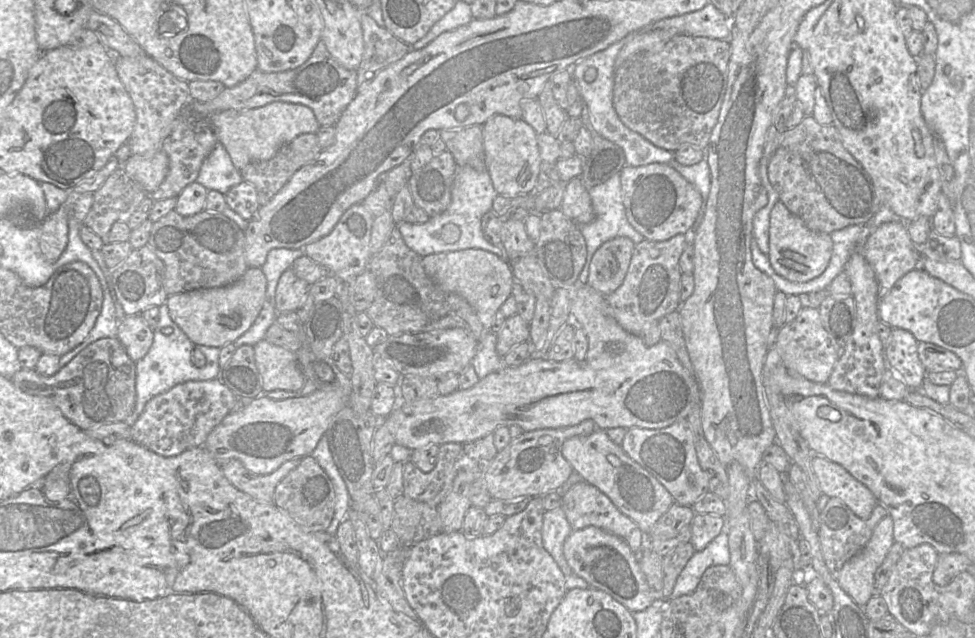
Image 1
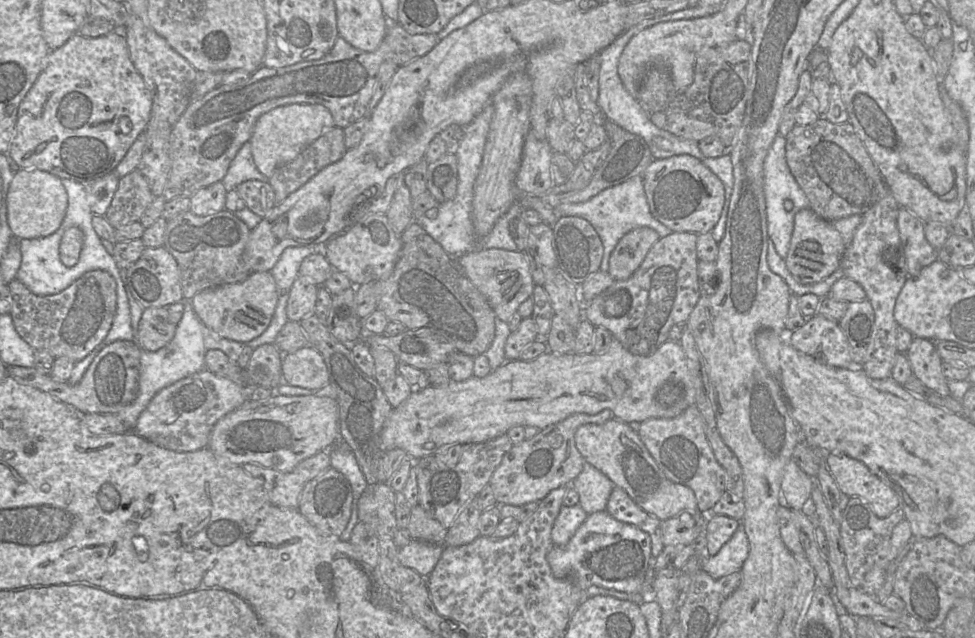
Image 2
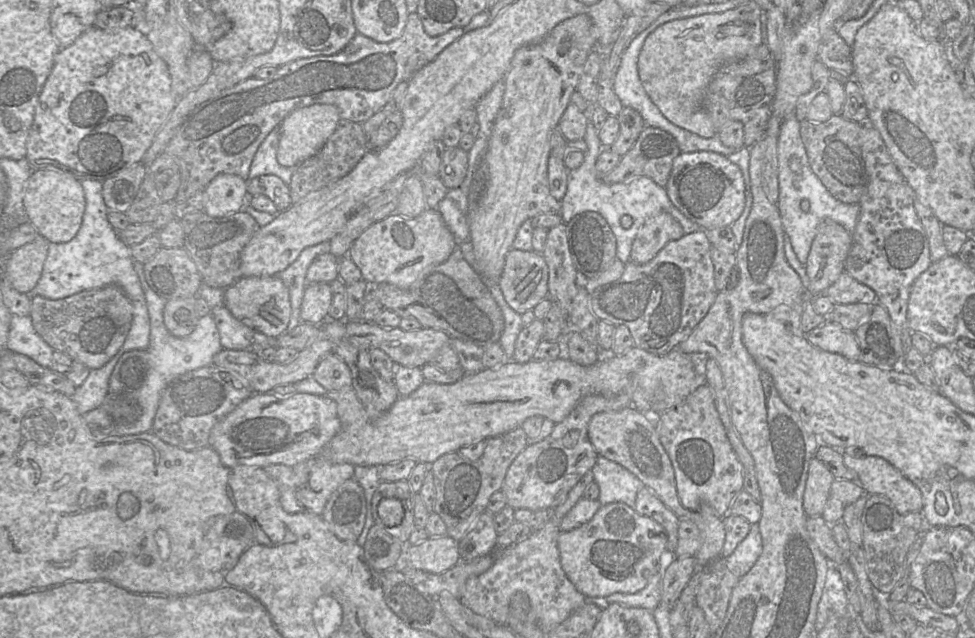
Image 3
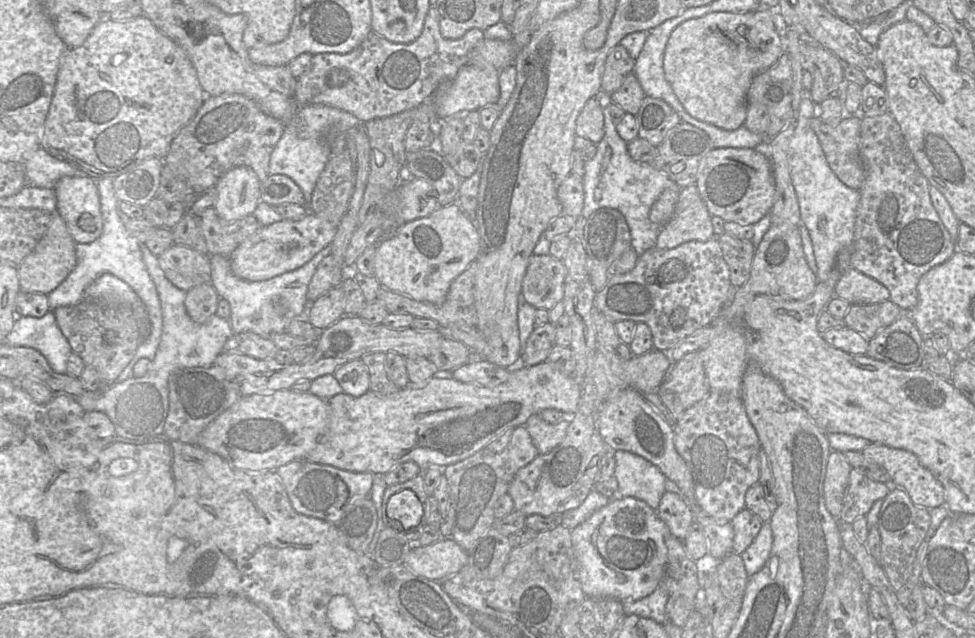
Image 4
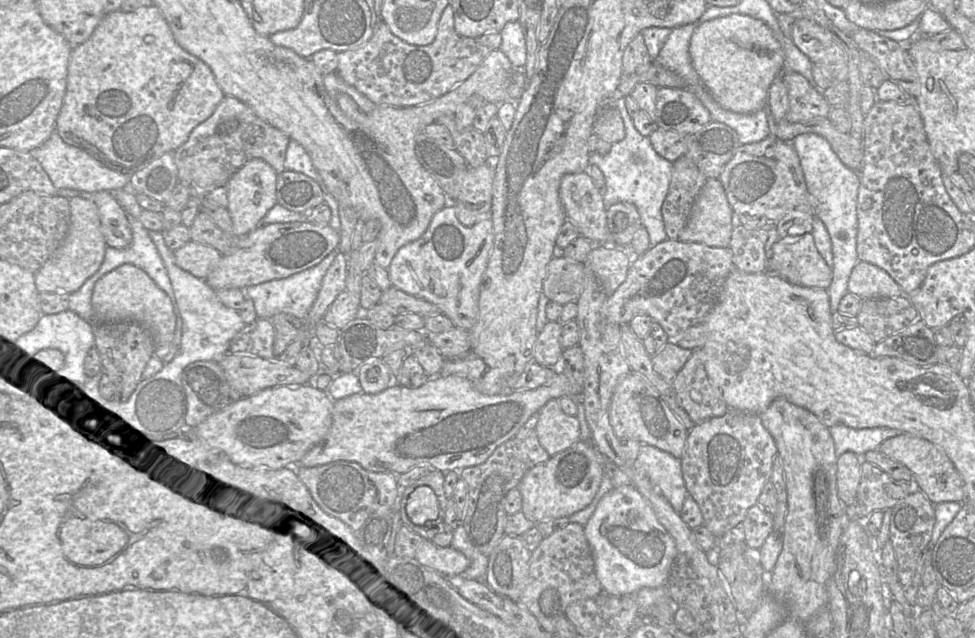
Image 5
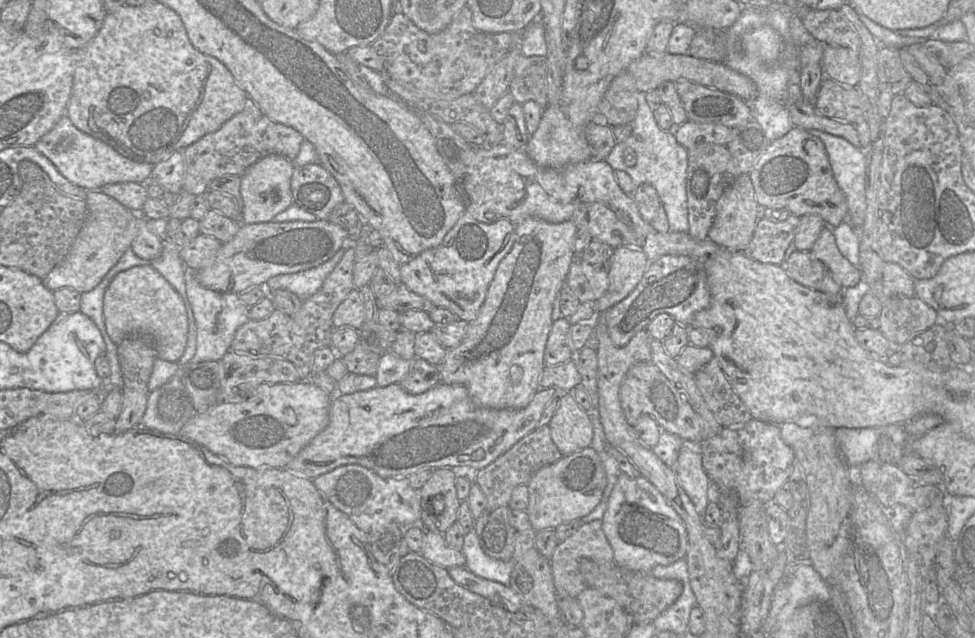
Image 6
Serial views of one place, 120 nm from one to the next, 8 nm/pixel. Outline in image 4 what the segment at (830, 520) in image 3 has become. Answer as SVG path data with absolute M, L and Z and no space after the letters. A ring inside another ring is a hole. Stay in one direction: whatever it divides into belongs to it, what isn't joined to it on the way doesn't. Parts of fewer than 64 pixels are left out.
M853 468L850 472L843 508L837 517L841 523L851 524L864 517L878 500L883 500L892 490L891 483L883 483L869 479L866 474Z

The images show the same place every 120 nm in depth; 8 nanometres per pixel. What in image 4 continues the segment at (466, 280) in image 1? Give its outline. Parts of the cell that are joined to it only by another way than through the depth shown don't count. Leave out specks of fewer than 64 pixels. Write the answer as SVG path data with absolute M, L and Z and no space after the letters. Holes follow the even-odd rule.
M533 254L522 281L521 299L536 309L550 310L562 302L566 267L549 254Z

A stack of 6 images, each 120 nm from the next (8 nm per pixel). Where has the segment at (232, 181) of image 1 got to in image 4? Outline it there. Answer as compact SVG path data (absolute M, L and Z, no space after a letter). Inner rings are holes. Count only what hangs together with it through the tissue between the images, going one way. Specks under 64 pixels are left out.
M324 104L300 107L289 121L284 122L284 132L270 156L269 174L283 174L290 177L309 199L330 157L329 142L323 142L320 133L328 127L334 128L336 132L346 133L360 122L362 121L351 113L336 107Z

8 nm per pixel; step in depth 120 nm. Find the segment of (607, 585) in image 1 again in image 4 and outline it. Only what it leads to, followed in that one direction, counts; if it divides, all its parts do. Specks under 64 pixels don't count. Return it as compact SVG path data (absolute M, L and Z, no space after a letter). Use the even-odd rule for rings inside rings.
M634 497L611 499L589 518L571 529L571 541L577 564L577 578L587 597L637 600L660 586L668 560L669 529L655 509Z

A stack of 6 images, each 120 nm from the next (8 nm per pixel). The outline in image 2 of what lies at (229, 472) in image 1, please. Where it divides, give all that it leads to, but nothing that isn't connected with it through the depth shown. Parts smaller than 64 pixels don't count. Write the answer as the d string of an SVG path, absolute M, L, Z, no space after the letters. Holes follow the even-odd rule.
M329 450L317 453L288 472L279 472L263 466L246 463L243 469L251 476L262 479L269 500L276 506L296 509L307 482L331 467Z

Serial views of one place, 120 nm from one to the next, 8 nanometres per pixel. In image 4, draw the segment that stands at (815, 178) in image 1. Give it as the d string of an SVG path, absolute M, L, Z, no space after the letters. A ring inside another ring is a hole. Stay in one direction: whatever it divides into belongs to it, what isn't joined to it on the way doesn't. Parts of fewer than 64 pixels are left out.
M846 115L837 125L830 125L819 117L812 117L809 126L817 135L835 175L849 188L860 190L866 177L860 149L861 120Z

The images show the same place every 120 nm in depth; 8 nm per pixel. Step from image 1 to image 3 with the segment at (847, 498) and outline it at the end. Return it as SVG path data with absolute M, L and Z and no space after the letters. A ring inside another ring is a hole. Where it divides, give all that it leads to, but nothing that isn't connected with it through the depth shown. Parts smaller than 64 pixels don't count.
M843 456L845 466L857 473L857 483L867 494L886 496L900 514L921 511L921 491L888 461L877 456Z

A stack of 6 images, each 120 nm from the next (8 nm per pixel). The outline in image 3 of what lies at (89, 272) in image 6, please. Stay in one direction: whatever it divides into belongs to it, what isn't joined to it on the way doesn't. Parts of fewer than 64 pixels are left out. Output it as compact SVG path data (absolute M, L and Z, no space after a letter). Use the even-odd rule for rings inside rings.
M38 236L11 252L2 264L4 280L17 291L32 294L41 277L49 244L45 238Z

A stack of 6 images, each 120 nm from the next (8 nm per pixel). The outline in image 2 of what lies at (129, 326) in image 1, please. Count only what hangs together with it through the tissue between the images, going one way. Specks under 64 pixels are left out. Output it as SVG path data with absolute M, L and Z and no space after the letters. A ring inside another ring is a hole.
M167 306L144 309L135 342L142 350L156 351L174 337L177 324L170 321Z

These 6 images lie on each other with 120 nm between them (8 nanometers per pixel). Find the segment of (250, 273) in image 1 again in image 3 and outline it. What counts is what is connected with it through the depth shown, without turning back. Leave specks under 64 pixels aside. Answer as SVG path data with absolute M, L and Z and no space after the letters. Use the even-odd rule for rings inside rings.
M278 276L242 277L225 288L224 304L231 314L245 325L278 338L288 331L291 303L288 288Z

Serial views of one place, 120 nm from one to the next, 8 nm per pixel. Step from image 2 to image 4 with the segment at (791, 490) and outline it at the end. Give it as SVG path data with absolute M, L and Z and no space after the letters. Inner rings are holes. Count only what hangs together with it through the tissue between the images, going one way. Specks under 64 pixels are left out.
M831 450L824 480L824 496L828 511L835 517L839 516L843 508L843 499L852 469L844 452Z

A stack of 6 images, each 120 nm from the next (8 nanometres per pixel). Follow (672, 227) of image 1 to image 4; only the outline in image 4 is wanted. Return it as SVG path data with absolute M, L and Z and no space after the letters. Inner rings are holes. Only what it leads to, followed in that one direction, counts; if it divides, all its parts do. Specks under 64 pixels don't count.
M716 148L700 162L695 181L712 217L741 225L755 224L768 215L775 197L775 179L769 158L756 148Z

